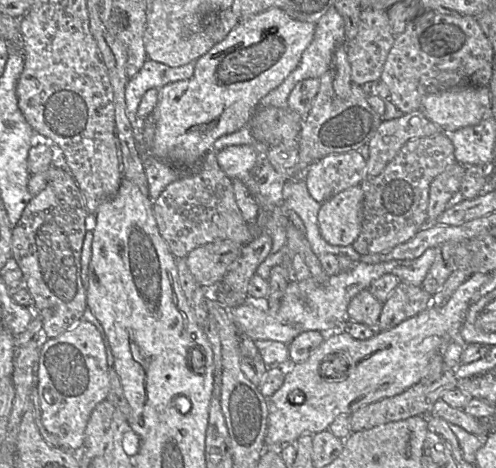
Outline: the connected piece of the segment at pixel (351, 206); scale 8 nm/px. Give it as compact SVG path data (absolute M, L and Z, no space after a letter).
M360 185L352 186L321 204L318 212L318 226L322 238L334 246L351 245L361 229L363 191Z

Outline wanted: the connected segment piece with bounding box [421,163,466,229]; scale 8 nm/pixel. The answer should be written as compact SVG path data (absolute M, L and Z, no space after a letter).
M453 163L431 181L426 220L421 229L428 229L435 225L435 220L446 208L448 200L458 192L465 169L465 166Z

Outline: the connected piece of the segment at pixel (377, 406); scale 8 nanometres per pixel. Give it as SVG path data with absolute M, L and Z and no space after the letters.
M444 365L443 374L437 381L433 383L417 383L398 395L365 405L353 412L350 415L351 432L367 430L381 424L404 420L413 416L426 416L445 392L456 389L458 386L459 381L454 373L448 371Z

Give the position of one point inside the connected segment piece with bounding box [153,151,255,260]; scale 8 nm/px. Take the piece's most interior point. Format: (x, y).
(200, 207)

